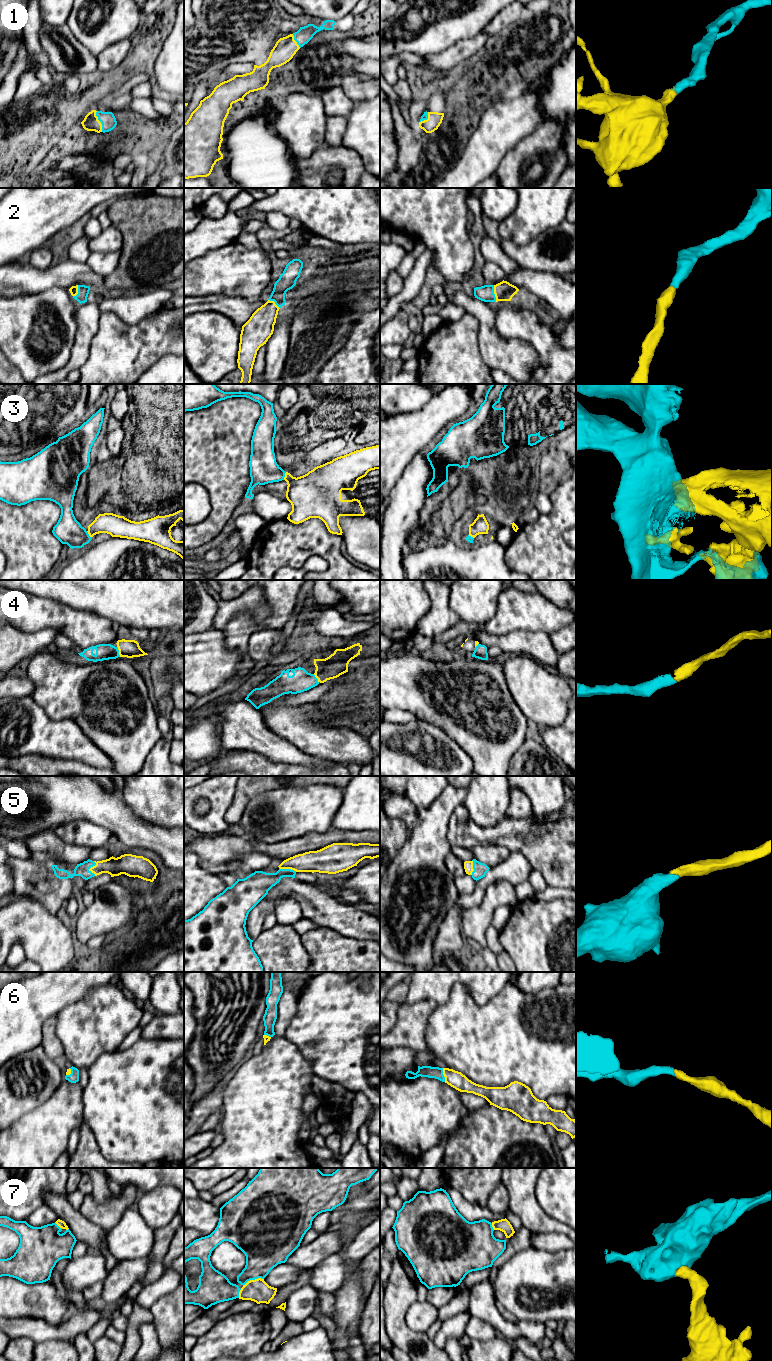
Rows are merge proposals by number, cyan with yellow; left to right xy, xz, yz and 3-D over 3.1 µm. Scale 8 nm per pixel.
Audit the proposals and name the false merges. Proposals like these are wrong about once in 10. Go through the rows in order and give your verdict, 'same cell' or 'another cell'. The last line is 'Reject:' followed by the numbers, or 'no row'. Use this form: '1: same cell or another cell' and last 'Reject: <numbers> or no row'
1: same cell
2: same cell
3: same cell
4: same cell
5: same cell
6: same cell
7: same cell
Reject: no row

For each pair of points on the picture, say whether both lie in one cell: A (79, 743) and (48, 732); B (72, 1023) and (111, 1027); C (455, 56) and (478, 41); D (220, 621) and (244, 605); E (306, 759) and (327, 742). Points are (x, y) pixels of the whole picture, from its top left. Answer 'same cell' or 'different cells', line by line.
A: same cell
B: same cell
C: same cell
D: same cell
E: different cells

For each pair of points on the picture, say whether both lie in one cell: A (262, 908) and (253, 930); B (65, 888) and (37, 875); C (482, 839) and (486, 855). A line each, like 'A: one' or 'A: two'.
A: one
B: one
C: two

